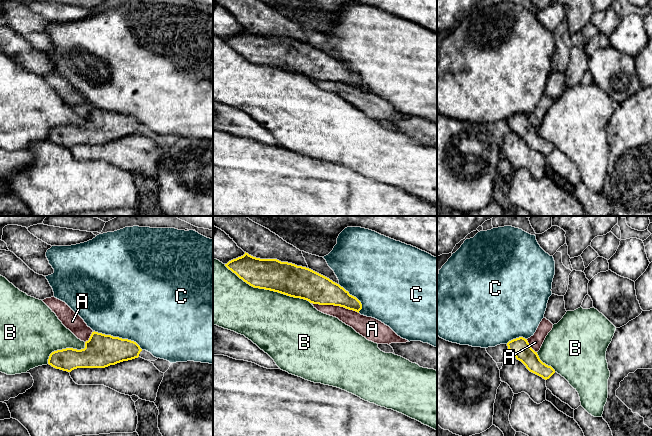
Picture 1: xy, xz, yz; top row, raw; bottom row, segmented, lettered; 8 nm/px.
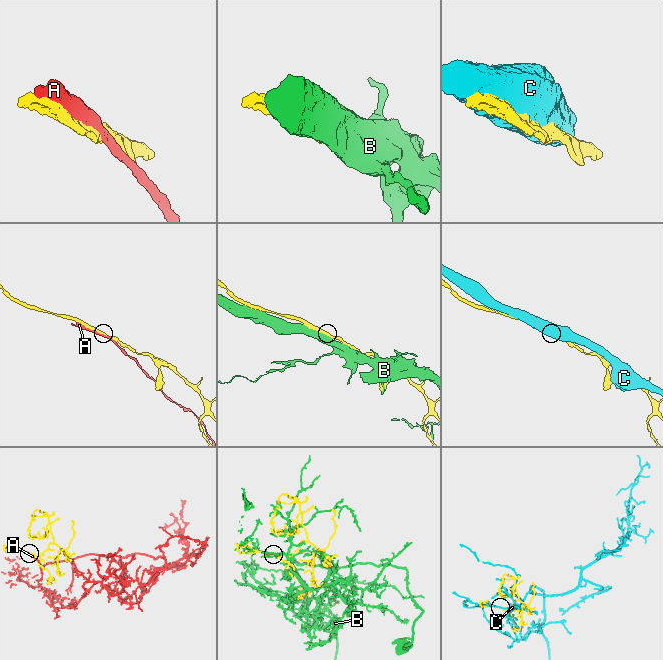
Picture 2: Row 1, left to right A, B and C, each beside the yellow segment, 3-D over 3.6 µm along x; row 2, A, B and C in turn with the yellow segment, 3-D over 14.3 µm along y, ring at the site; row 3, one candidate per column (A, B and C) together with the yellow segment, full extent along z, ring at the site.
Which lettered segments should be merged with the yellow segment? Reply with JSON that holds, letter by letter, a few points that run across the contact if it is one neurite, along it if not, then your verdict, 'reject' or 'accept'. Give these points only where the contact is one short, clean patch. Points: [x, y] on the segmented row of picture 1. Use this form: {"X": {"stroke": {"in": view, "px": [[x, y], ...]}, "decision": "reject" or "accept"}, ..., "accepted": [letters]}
{"A": {"decision": "reject"}, "B": {"decision": "reject"}, "C": {"decision": "reject"}, "accepted": []}

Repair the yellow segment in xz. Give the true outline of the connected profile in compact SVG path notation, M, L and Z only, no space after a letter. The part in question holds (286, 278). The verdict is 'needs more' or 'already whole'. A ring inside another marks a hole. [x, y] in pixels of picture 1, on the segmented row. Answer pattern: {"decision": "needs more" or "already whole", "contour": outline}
{"decision": "already whole", "contour": "M245 252L225 266L254 288L278 292L319 305L344 307L359 313L361 302L339 284L302 266L260 259Z"}

